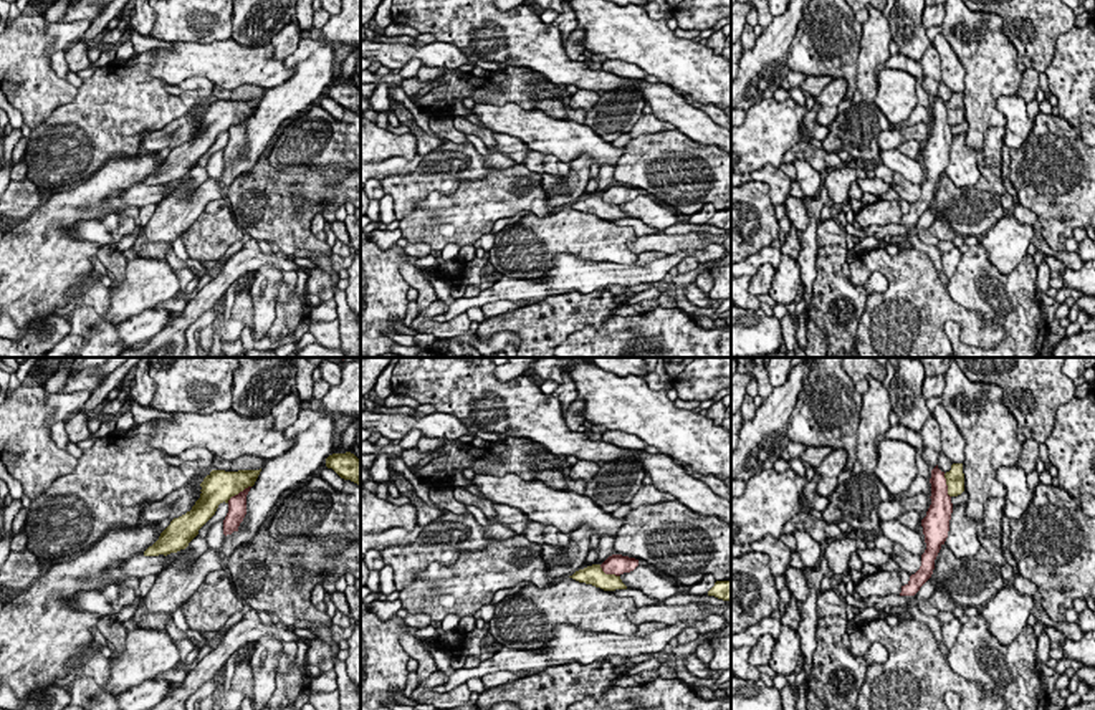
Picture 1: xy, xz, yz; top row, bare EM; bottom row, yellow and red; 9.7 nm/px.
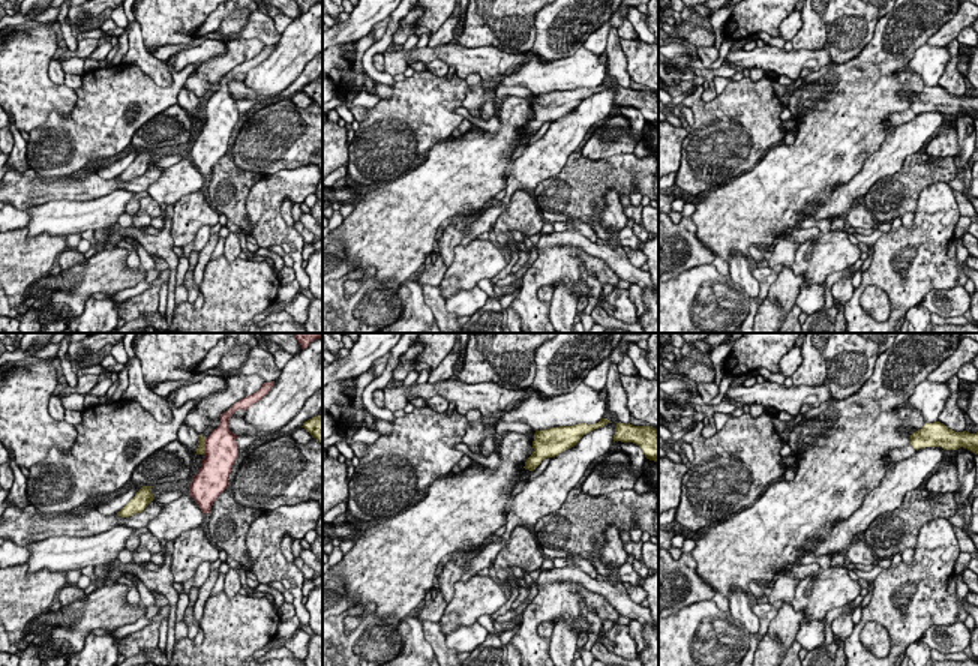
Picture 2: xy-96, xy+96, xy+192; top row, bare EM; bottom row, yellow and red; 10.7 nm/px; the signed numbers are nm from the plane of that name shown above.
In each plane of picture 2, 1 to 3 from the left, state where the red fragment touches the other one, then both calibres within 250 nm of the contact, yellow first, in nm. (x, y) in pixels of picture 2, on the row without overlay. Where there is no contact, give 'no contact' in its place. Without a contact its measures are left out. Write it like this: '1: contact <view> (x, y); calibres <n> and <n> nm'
1: contact xy-96 (204, 108); calibres 90 and 380 nm
2: no contact
3: no contact

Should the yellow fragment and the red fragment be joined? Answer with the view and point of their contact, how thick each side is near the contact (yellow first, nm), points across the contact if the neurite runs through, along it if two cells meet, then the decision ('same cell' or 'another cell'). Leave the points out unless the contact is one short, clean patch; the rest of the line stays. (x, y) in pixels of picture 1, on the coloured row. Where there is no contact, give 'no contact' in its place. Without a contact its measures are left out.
contact xy (239, 492); calibres 300 and 190 nm; border xy (250, 485), (227, 502); another cell

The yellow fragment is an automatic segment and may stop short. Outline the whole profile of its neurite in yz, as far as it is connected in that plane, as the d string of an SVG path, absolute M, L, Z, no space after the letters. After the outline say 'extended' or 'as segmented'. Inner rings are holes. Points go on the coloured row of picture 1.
M953 463L951 470L944 473L944 478L946 478L949 497L958 497L964 492L963 463Z; as segmented

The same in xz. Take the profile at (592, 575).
M592 564L584 569L579 569L569 578L572 578L579 583L592 584L604 591L627 589L627 586L622 583L620 576L605 574L602 571L600 564Z; as segmented

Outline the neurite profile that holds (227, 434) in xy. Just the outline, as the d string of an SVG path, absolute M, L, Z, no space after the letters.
M228 409L213 414L174 412L172 420L149 420L154 434L149 444L154 449L177 457L187 449L202 447L223 460L241 455L276 458L286 453L293 442L273 427L271 415L246 417Z

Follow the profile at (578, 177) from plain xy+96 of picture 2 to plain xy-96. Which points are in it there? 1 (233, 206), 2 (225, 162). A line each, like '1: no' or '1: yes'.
1: yes
2: yes

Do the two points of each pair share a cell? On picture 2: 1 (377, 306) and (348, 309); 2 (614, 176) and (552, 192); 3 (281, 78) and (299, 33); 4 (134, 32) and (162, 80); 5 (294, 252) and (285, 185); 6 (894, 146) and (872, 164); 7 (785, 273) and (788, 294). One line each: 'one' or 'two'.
1: one
2: one
3: one
4: one
5: one
6: one
7: one

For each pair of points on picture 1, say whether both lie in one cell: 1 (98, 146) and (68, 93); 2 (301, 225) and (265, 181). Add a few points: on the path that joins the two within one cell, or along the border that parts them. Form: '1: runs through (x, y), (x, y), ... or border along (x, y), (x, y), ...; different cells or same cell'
1: border along (78, 88), (70, 101), (60, 105), (42, 123); different cells
2: runs through (290, 215), (267, 192); same cell

